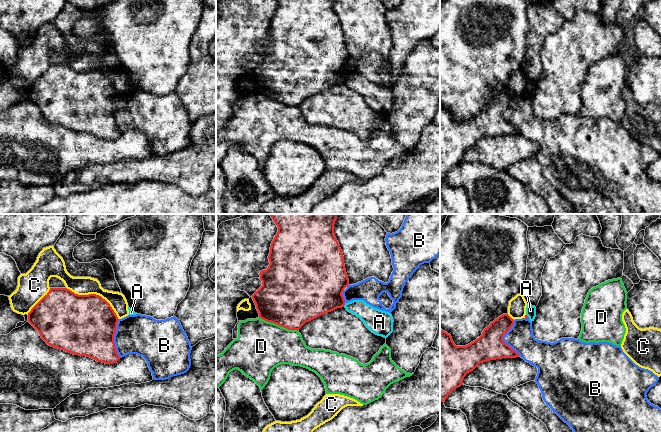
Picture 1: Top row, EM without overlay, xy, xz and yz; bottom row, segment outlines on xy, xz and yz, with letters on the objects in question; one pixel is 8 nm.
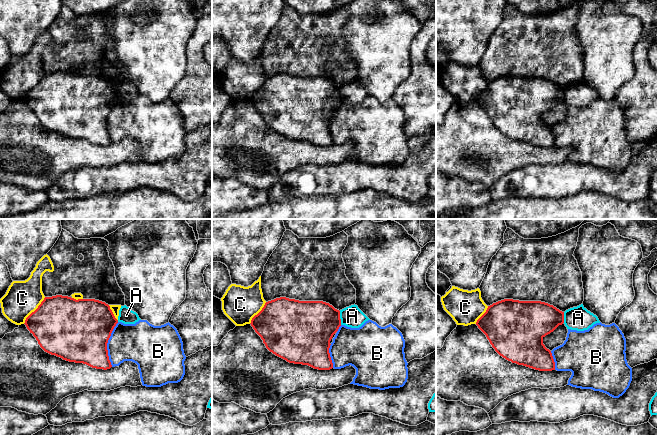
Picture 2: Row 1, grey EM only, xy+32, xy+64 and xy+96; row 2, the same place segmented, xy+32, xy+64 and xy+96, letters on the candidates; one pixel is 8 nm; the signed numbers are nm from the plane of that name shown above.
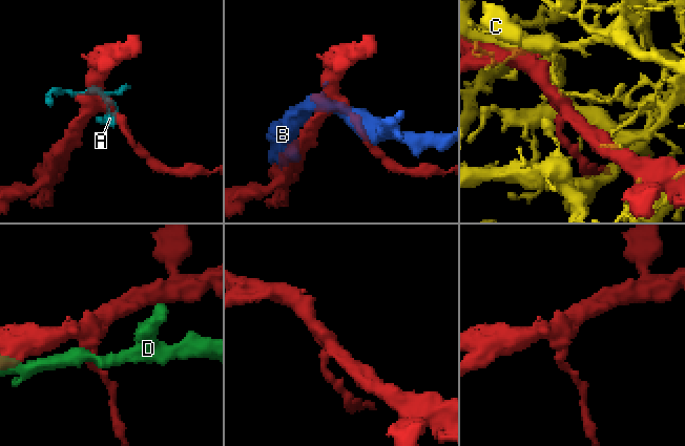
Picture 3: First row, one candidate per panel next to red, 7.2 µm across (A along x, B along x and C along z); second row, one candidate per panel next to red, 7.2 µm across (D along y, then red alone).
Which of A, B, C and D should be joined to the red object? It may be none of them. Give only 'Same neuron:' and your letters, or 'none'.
Same neuron: none

